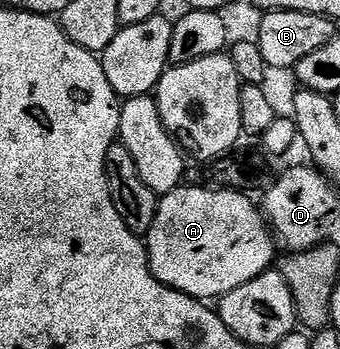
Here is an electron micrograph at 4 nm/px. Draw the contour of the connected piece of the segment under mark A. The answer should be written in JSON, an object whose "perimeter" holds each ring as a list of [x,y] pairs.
{"perimeter":[[[182,186],[166,196],[160,197],[155,222],[151,222],[151,230],[147,237],[149,250],[149,269],[161,284],[182,292],[202,302],[217,302],[221,297],[231,294],[231,290],[239,290],[247,282],[259,278],[270,271],[278,259],[278,245],[263,215],[241,190],[224,186],[217,188],[188,188]]]}

